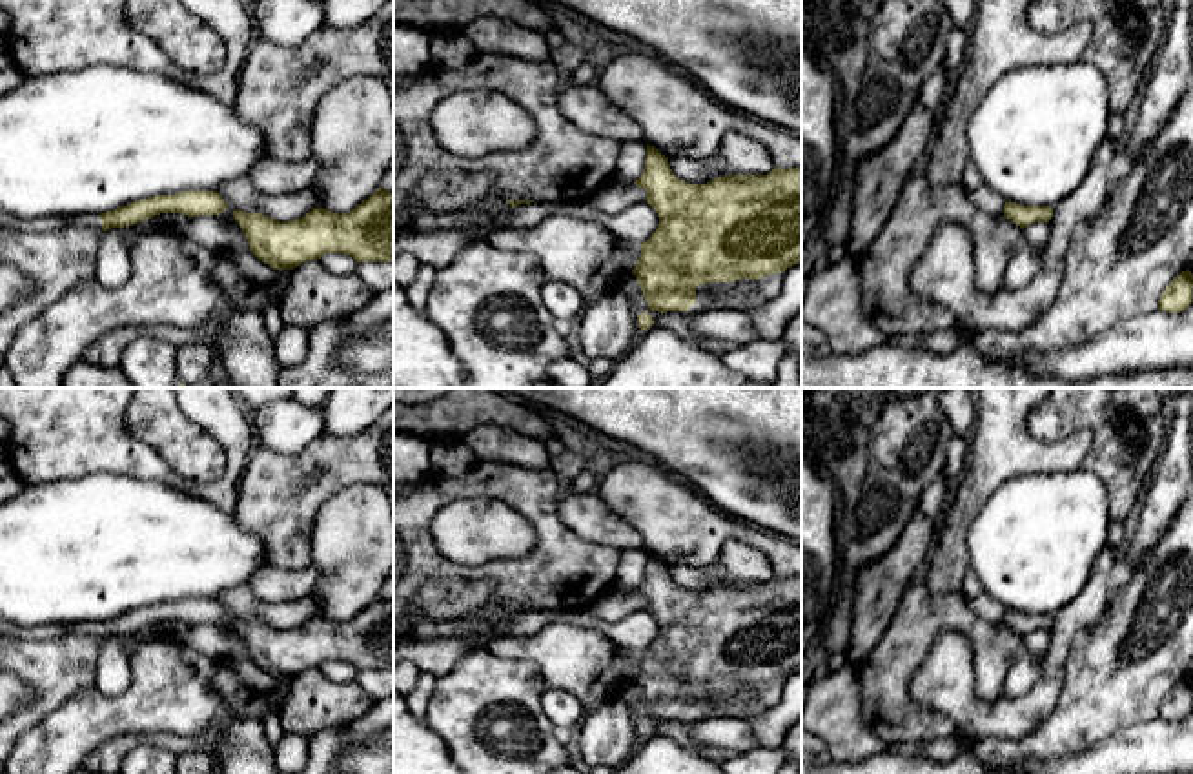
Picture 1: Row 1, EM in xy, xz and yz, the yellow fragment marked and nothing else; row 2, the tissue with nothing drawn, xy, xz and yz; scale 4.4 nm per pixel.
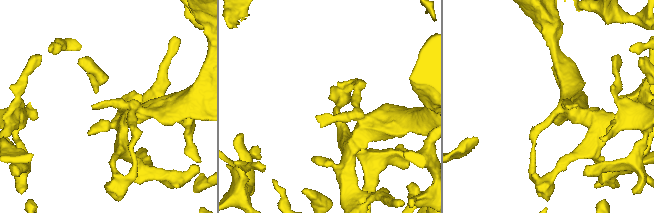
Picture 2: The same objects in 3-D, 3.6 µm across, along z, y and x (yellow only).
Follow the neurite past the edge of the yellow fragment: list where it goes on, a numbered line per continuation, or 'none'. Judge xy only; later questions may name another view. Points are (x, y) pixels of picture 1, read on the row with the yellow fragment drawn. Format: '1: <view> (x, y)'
1: xy (93, 221)

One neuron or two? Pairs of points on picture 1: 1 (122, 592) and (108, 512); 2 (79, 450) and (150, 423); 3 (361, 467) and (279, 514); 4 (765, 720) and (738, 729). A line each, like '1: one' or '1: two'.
1: one
2: two
3: one
4: two

